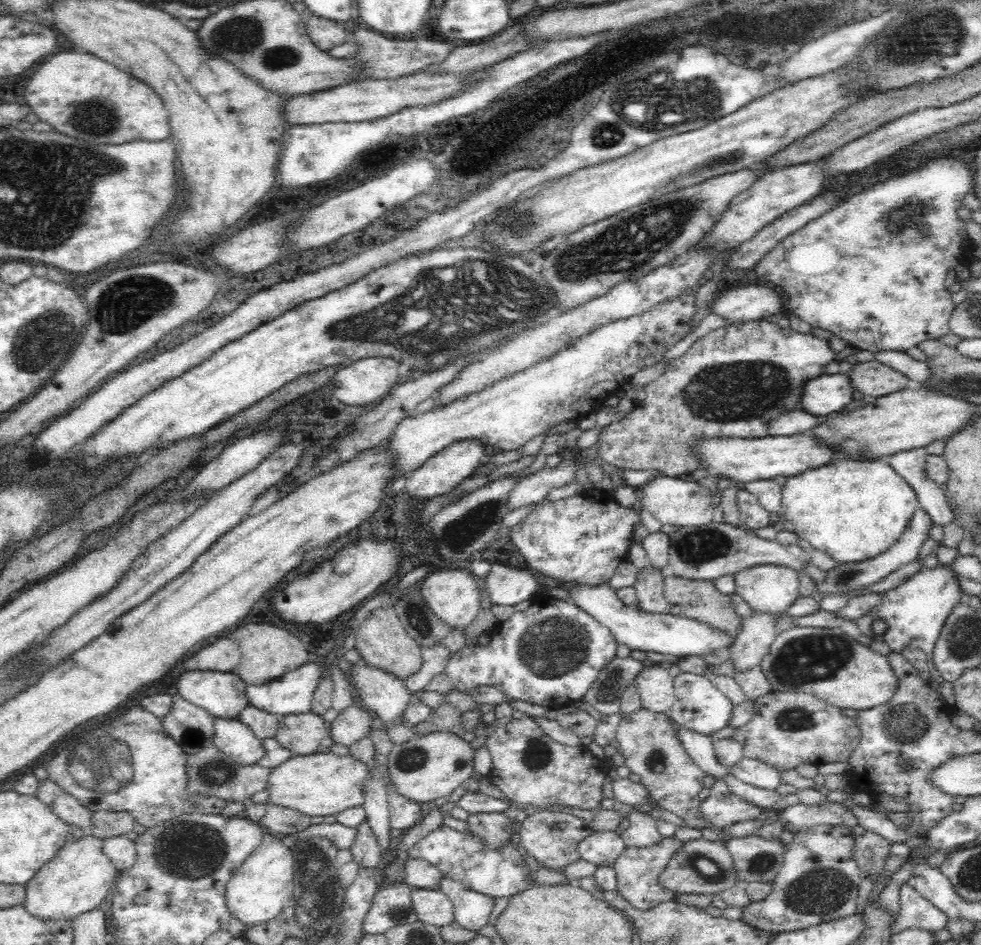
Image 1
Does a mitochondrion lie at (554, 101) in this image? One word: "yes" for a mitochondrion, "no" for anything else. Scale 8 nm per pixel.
no

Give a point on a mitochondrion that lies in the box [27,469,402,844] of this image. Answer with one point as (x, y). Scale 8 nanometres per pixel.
(104, 773)

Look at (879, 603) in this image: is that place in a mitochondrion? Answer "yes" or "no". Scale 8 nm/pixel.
no

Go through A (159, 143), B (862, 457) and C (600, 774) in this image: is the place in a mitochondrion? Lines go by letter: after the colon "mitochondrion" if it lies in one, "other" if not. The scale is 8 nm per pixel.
A: other
B: other
C: other

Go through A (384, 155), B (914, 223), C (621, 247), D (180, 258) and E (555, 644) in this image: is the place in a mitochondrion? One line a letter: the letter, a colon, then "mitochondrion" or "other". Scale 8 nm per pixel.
A: other
B: mitochondrion
C: mitochondrion
D: other
E: mitochondrion

